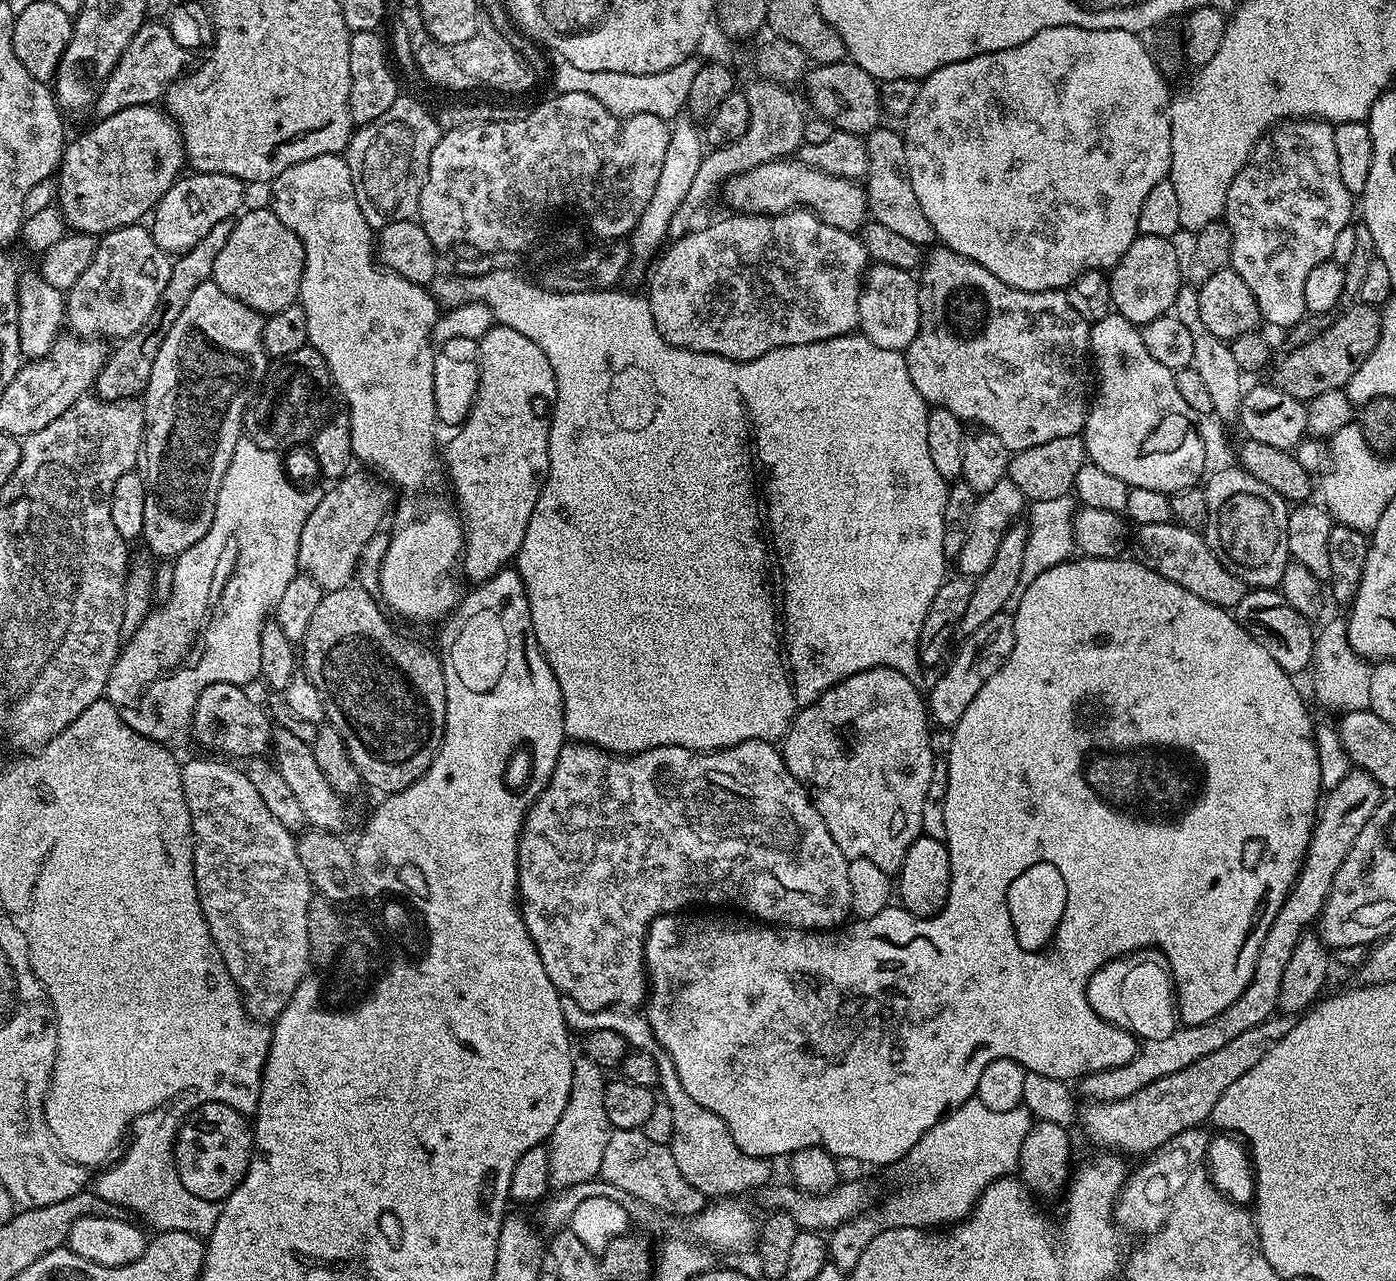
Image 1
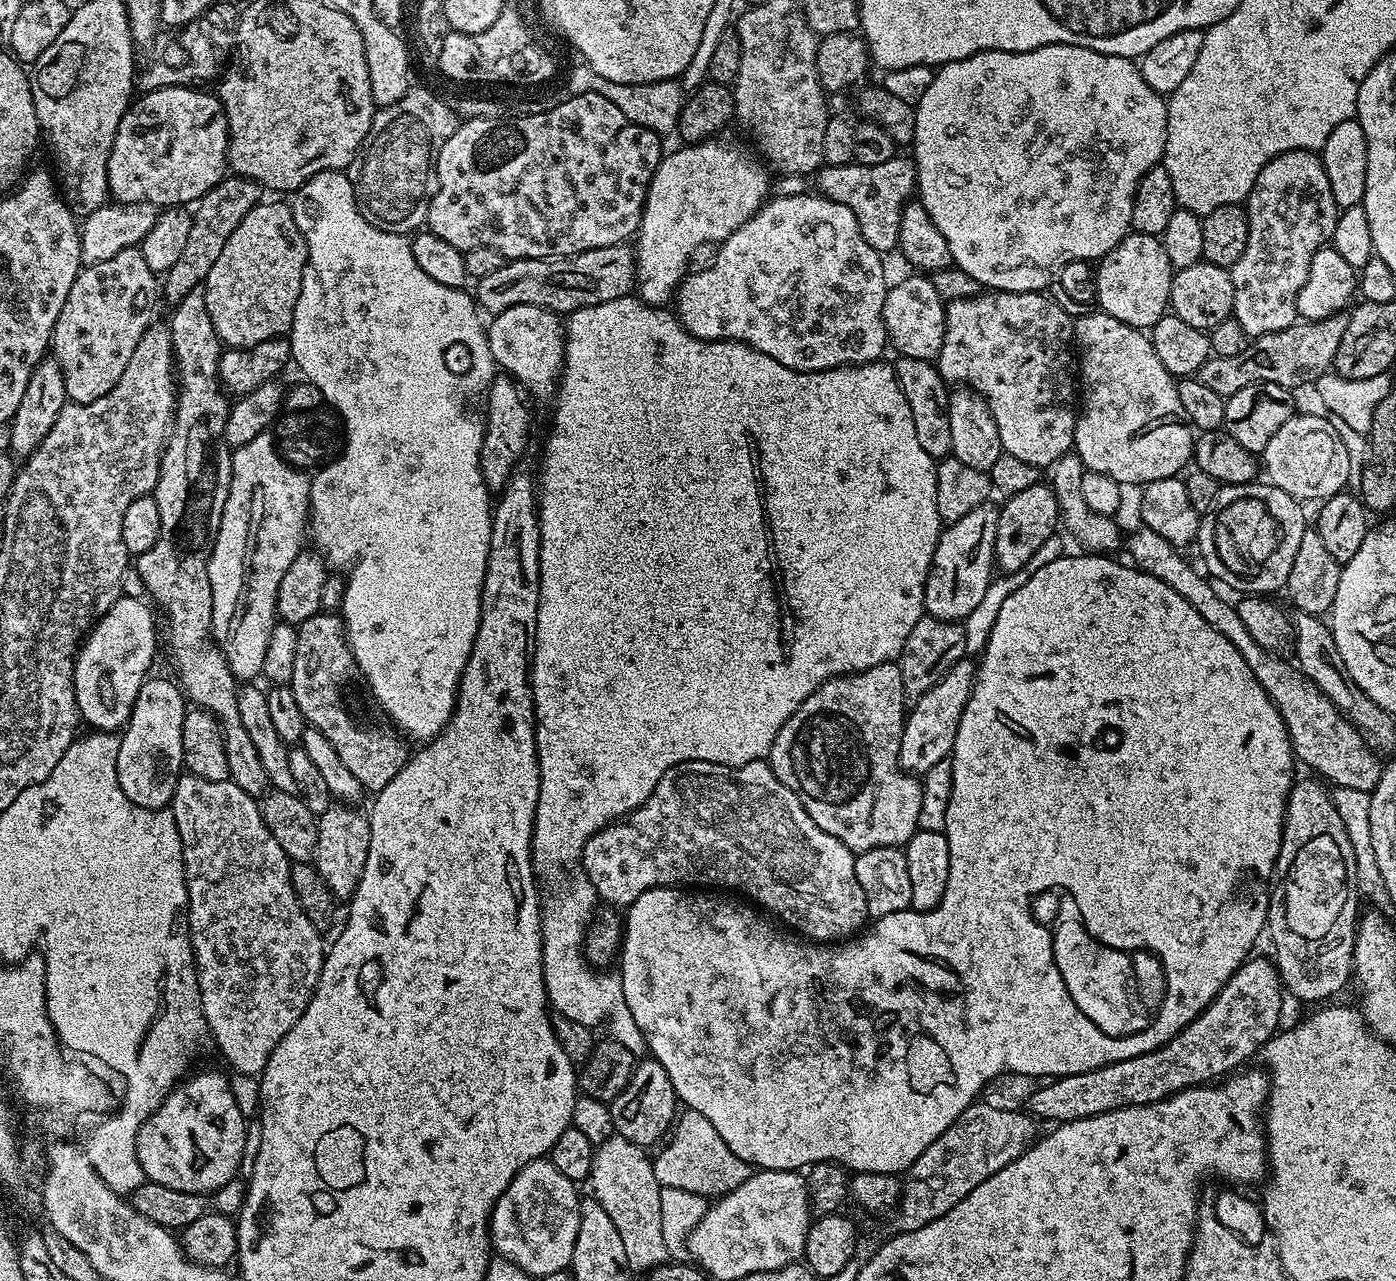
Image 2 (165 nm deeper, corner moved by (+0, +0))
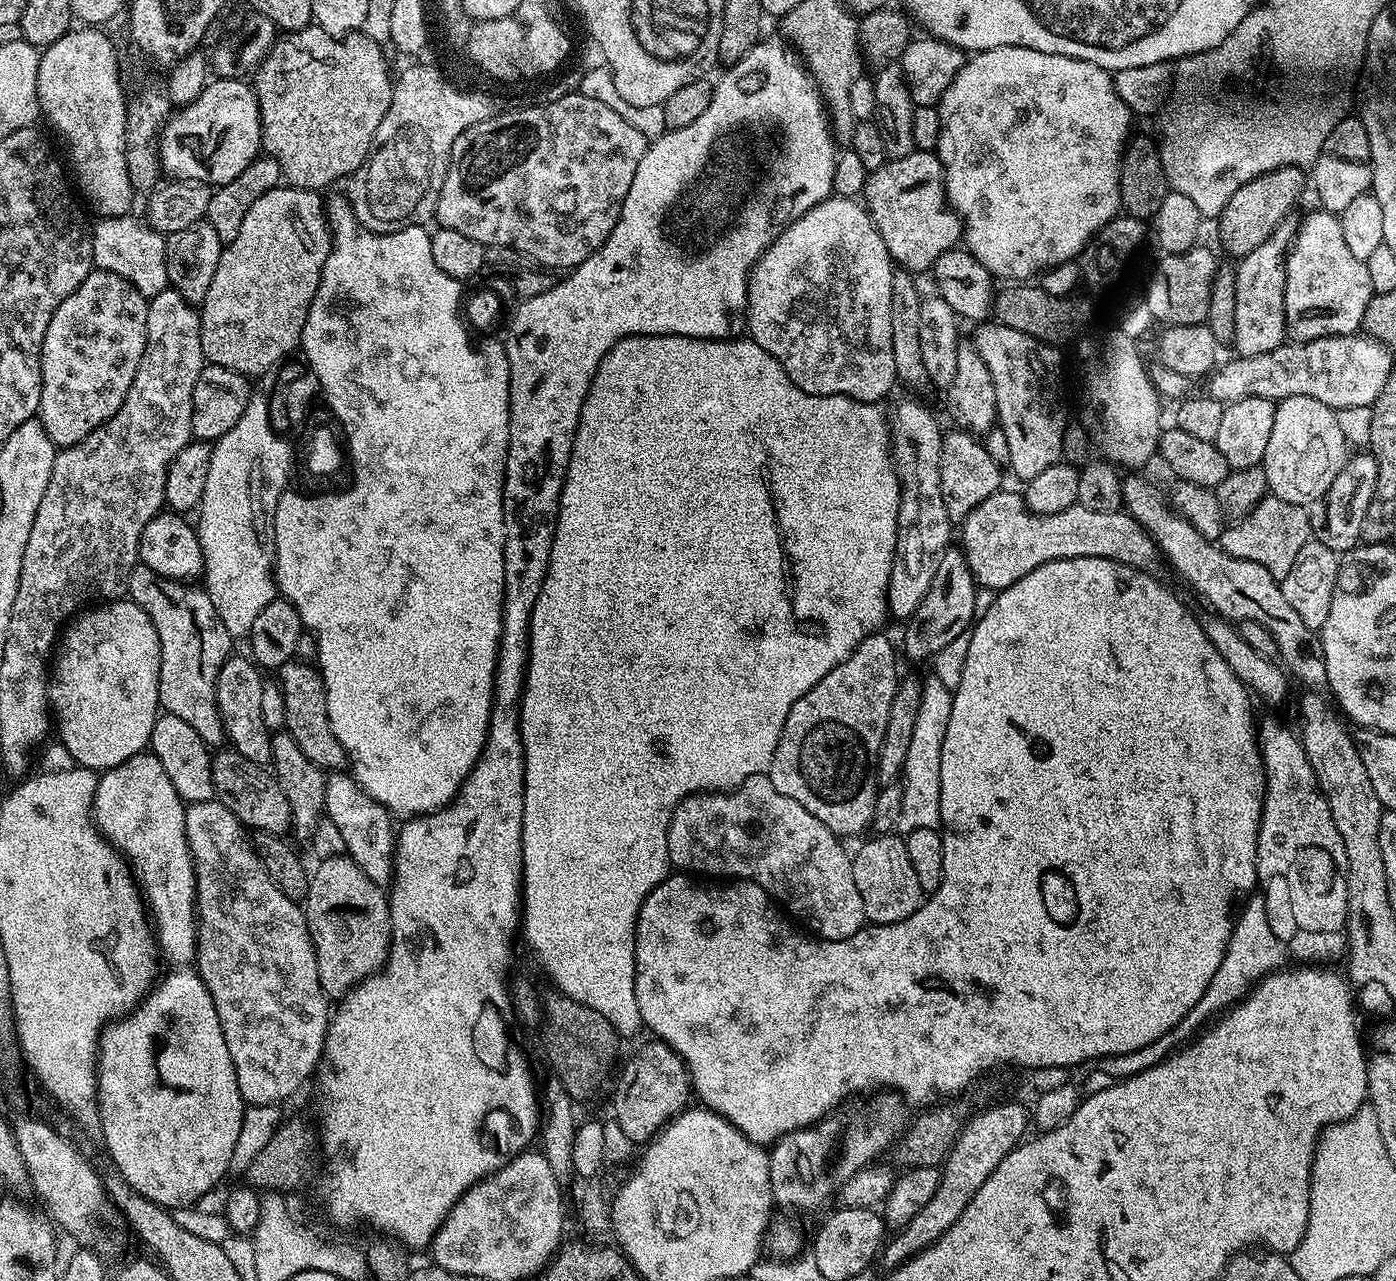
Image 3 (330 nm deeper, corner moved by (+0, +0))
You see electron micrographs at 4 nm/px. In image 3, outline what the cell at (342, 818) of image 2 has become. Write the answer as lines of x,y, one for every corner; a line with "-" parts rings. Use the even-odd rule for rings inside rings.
347,854
321,859
316,865
318,866
316,872
314,868
311,873
308,893
302,902
302,907
312,945
316,947
318,982
329,997
340,998
364,977
379,972
388,960
388,948
392,945
388,898
385,889
370,882
370,878
362,874
360,867

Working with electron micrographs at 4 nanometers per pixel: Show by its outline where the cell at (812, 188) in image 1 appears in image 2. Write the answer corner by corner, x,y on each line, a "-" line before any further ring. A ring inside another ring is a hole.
897,154
890,162
878,166
851,163
846,166
824,166
815,173
814,179
819,195
838,202
858,218
862,238
881,254
895,249
898,245
898,226
902,222
902,210
913,199
916,192
916,166
907,155

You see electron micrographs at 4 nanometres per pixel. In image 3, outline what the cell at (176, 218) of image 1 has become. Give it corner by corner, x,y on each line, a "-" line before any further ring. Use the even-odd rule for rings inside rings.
129,214
122,217
106,217
95,221
92,228
92,262
100,270
110,266
111,271
117,272
122,278
126,278
126,282
134,285
143,296
151,298
162,294
162,290
170,287
166,274
166,236
165,233
149,227
143,219
135,220
134,217
135,215

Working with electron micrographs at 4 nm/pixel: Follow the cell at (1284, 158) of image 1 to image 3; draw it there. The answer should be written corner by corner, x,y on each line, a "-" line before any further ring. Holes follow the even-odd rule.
1295,219
1283,220
1250,254
1239,257
1236,270
1236,317
1234,317
1234,338
1231,347
1237,348
1240,356
1257,356
1274,350
1285,343
1288,327
1286,326
1286,266
1285,258
1292,240
1296,236
1298,224

